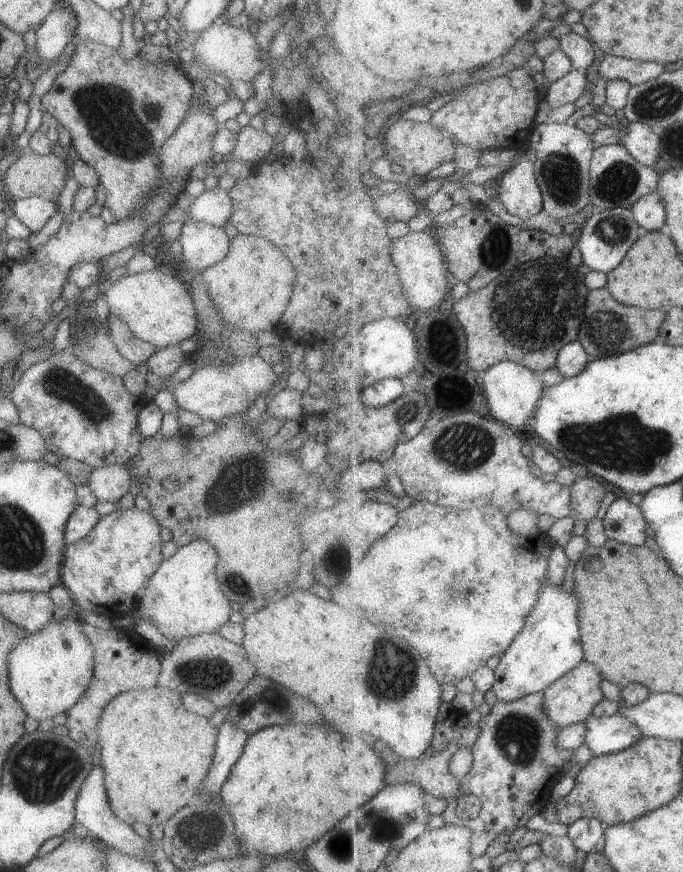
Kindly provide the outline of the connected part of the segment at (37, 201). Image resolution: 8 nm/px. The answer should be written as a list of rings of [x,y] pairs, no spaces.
[[[42,197],[15,199],[10,203],[19,223],[33,233],[40,231],[47,220],[58,211],[56,202],[44,200]]]

